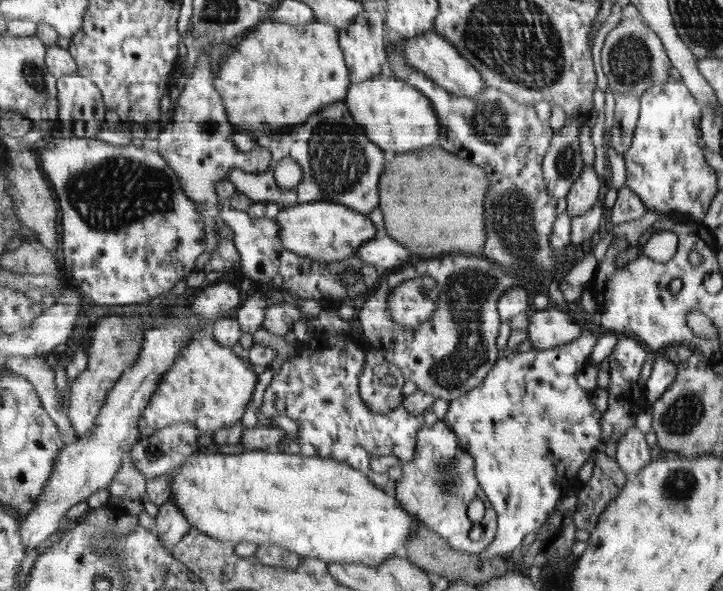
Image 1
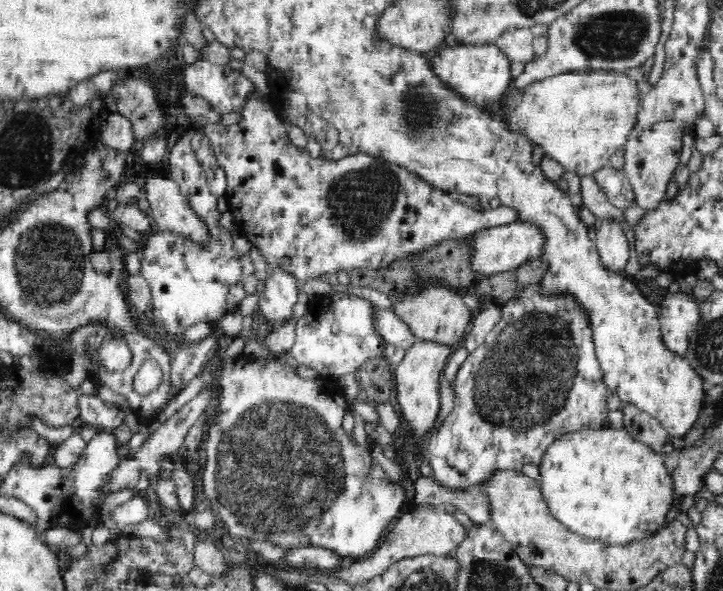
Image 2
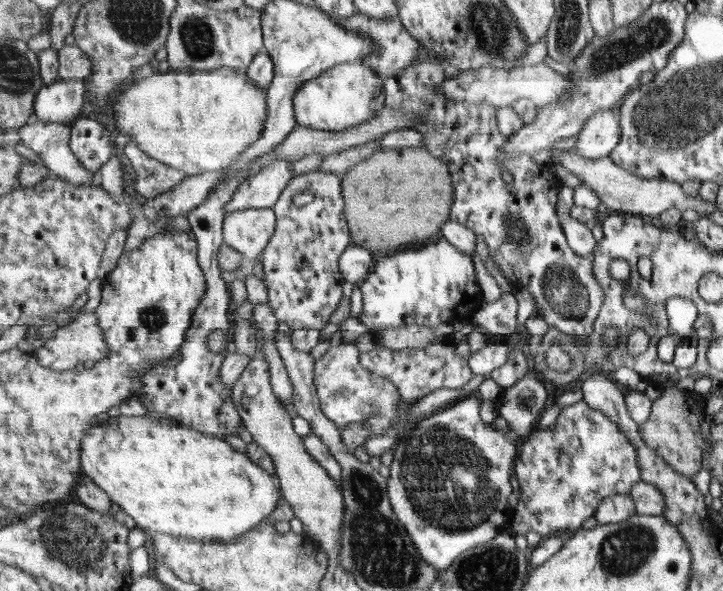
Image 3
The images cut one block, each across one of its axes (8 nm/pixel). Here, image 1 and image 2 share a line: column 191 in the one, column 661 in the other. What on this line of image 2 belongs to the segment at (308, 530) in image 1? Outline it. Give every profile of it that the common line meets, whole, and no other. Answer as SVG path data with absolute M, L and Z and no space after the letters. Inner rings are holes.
M604 426L598 430L584 428L566 432L544 450L538 466L538 491L550 515L562 522L569 532L611 545L628 544L655 535L674 500L672 477L664 466L662 455L636 440L624 428L614 430Z

